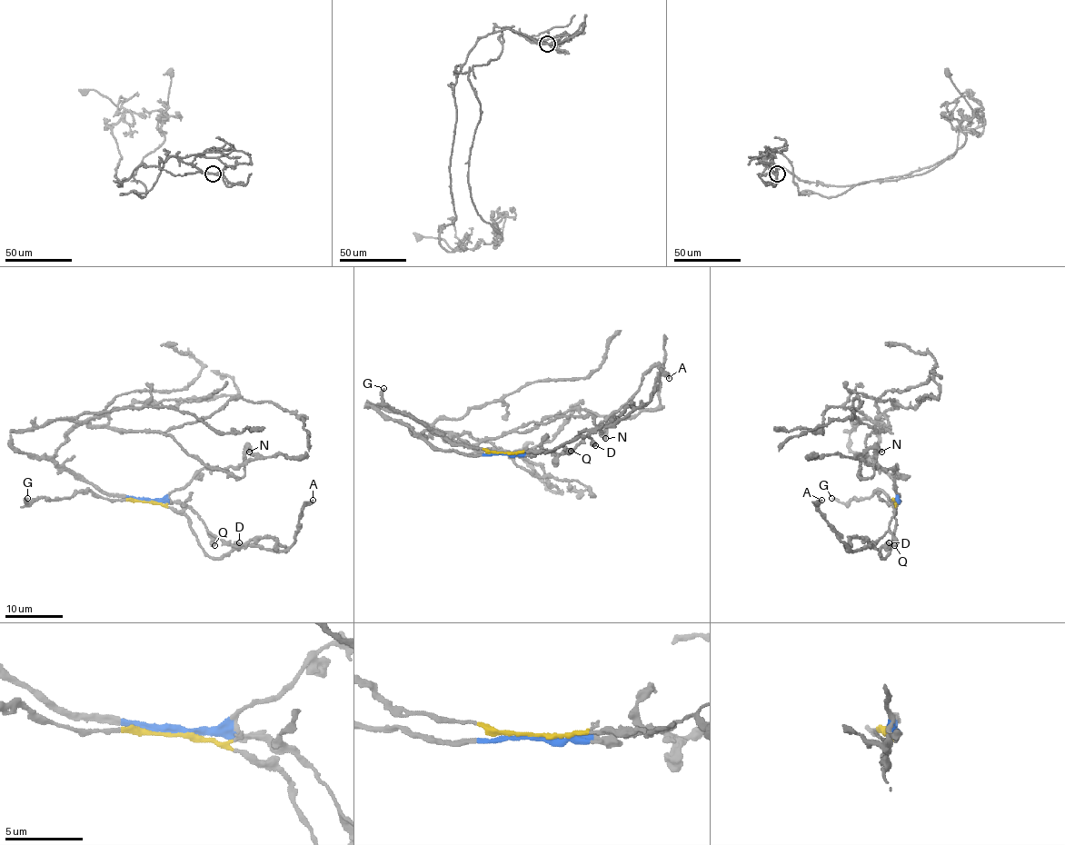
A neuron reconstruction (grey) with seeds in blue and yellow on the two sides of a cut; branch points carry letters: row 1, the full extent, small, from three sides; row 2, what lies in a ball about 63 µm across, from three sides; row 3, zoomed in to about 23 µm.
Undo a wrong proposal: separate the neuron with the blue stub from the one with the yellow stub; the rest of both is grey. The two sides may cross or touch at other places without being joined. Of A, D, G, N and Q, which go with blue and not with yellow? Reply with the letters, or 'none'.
A, N, Q

